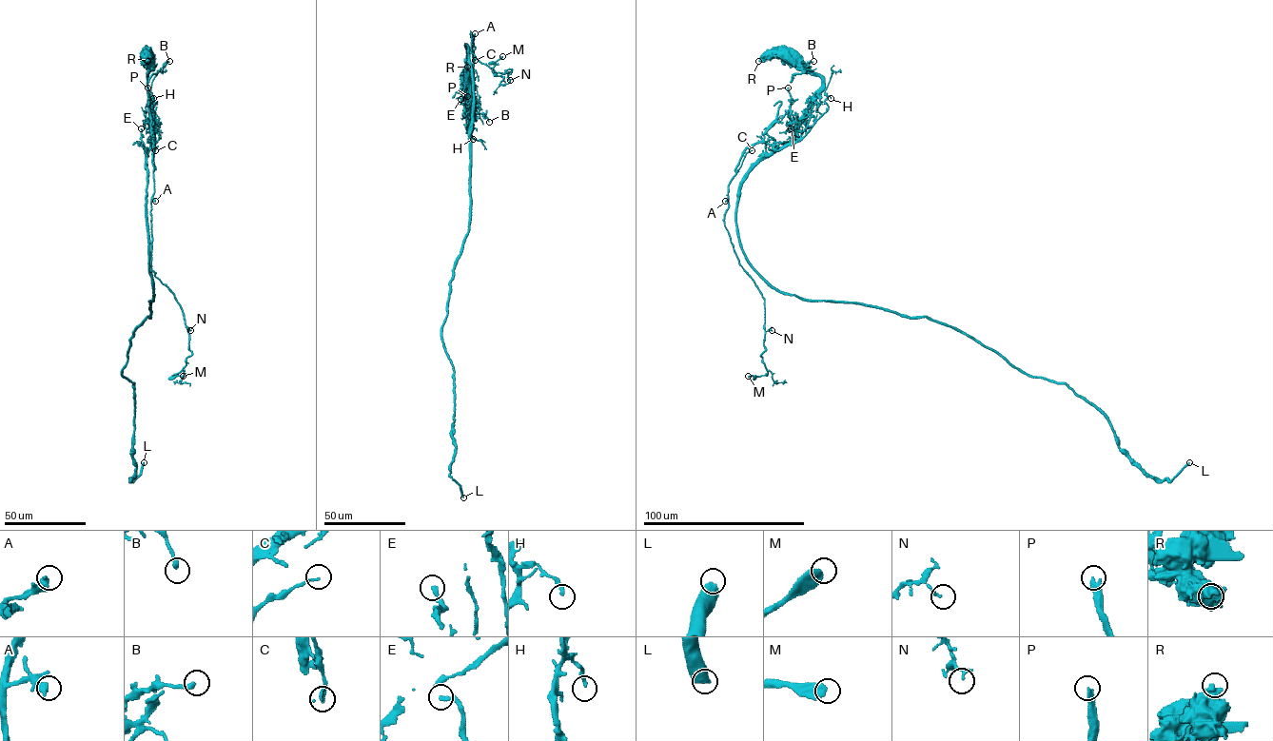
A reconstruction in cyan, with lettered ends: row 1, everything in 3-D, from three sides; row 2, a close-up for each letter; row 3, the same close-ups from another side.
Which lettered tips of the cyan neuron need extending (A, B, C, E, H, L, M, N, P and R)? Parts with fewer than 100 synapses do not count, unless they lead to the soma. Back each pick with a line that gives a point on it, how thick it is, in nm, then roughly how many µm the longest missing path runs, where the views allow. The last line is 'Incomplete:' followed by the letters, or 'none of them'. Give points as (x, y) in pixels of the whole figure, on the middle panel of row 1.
Incomplete: none of them

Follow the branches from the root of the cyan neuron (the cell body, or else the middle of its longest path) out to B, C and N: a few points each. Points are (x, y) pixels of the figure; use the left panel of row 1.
B: (146, 55), (147, 62), (157, 71), (169, 61)
C: (146, 55), (153, 149), (154, 143), (153, 171), (155, 150)
N: (146, 55), (153, 149), (154, 143), (151, 269), (173, 293), (187, 330), (190, 330)

